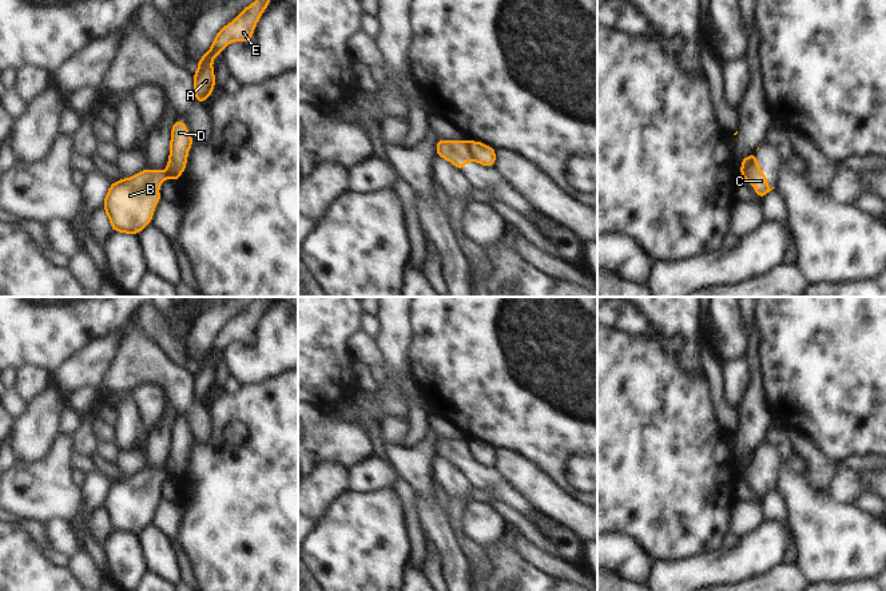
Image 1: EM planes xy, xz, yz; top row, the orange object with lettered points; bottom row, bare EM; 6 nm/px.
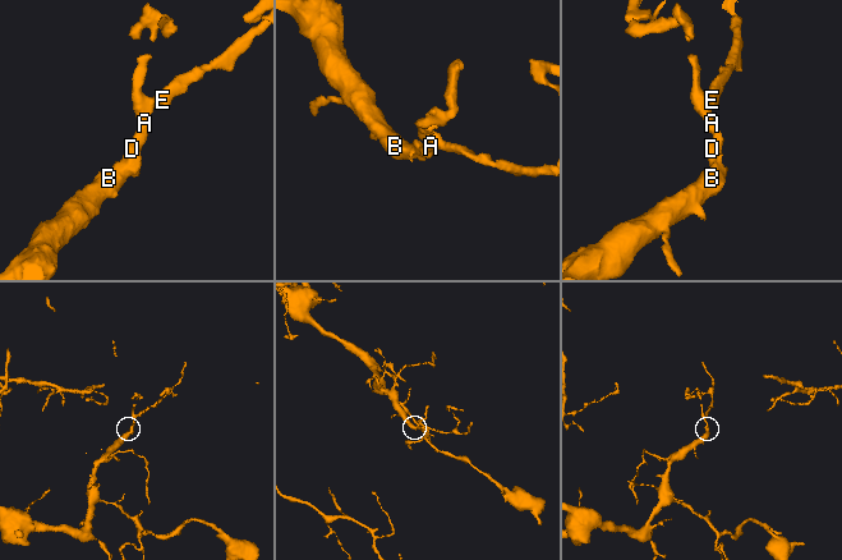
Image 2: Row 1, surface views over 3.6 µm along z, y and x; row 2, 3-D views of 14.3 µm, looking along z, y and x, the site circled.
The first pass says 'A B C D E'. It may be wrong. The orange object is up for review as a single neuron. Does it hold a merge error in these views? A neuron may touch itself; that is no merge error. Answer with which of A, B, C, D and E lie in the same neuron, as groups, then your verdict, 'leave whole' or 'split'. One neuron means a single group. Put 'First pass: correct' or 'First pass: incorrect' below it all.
groups A D E / B C; split
First pass: incorrect

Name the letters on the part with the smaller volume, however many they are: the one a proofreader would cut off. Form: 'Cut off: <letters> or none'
Cut off: A, D, E

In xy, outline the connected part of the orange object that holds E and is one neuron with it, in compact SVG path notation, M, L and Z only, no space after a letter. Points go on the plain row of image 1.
M258 297L249 304L234 320L223 325L215 334L210 349L196 361L196 372L191 376L194 381L194 396L198 402L204 402L215 389L215 372L212 361L218 353L235 341L250 342L254 329L270 304L271 297Z

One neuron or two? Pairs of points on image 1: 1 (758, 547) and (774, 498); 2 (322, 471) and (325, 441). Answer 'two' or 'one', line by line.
1: two
2: two

